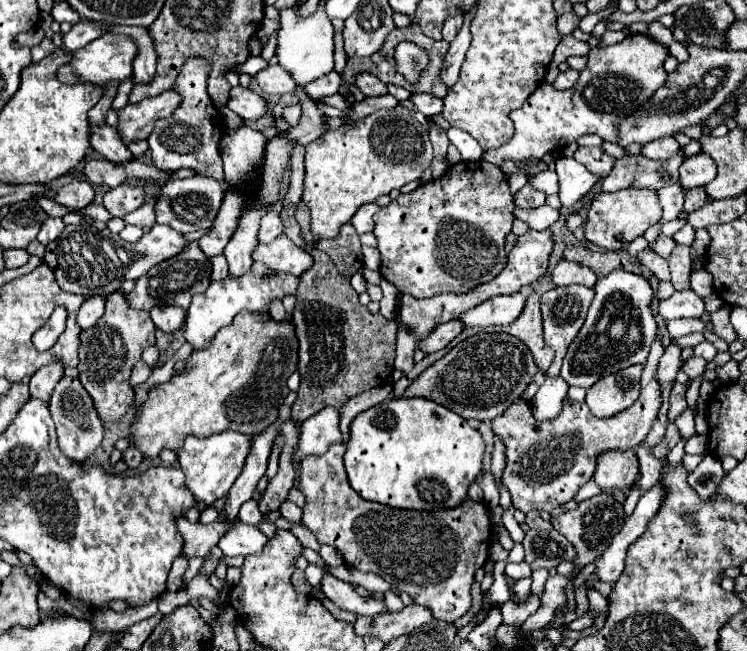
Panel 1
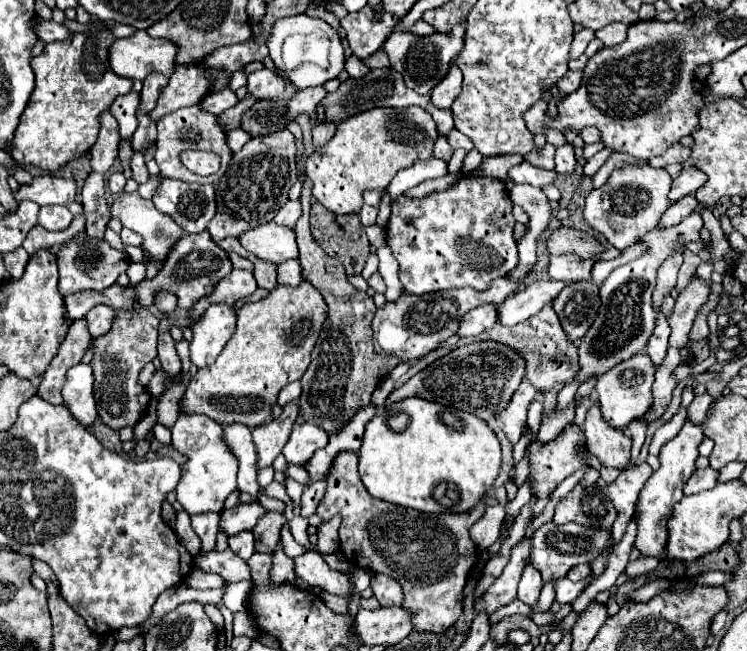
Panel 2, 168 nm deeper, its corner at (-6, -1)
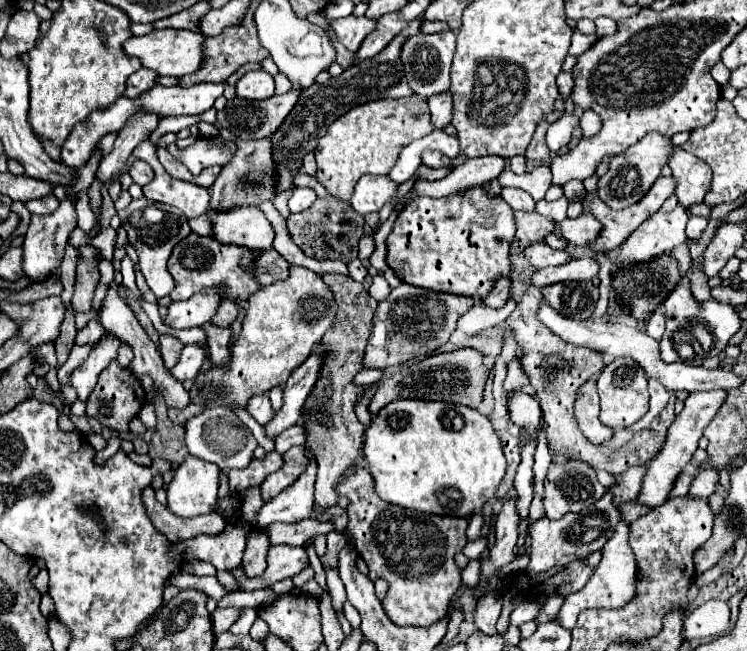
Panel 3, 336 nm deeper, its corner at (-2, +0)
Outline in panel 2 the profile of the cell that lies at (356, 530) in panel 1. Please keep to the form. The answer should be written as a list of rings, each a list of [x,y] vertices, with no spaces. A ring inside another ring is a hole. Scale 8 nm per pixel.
[[[344,451],[336,457],[326,481],[328,481],[328,491],[326,491],[324,499],[320,501],[316,513],[324,521],[330,521],[334,515],[342,515],[340,551],[348,559],[348,563],[358,565],[358,561],[360,561],[362,569],[368,569],[372,573],[386,573],[392,579],[396,579],[404,591],[402,609],[410,611],[416,631],[444,633],[448,627],[452,627],[462,613],[460,595],[468,581],[468,573],[476,565],[476,559],[478,559],[476,545],[470,539],[468,531],[484,515],[484,509],[486,509],[484,503],[480,501],[472,511],[460,513],[460,515],[458,513],[428,515],[428,513],[416,511],[416,509],[406,509],[400,505],[392,505],[388,501],[380,501],[366,491],[364,483],[360,481],[360,475],[358,475],[358,455],[350,453],[350,451]]]

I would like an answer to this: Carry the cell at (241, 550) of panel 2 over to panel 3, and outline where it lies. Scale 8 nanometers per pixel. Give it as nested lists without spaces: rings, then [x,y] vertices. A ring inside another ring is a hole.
[[[228,522],[226,530],[216,536],[196,536],[192,540],[172,544],[184,558],[206,560],[216,566],[216,570],[234,570],[242,564],[246,538],[250,526],[244,522]]]

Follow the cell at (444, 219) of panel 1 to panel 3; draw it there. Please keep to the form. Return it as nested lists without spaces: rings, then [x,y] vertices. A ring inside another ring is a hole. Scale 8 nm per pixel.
[[[470,186],[462,194],[446,198],[414,198],[400,212],[386,240],[386,262],[406,284],[436,292],[484,298],[498,278],[510,274],[510,246],[514,232],[514,210],[500,196],[490,196],[482,186]]]

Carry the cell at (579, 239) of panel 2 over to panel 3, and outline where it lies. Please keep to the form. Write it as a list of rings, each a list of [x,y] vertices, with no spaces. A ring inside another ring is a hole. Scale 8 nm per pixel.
[[[514,212],[514,220],[516,220],[516,238],[512,244],[512,256],[524,252],[520,248],[532,246],[534,242],[544,242],[548,234],[554,232],[556,222],[550,218],[544,218],[536,212],[528,214],[528,212]]]

